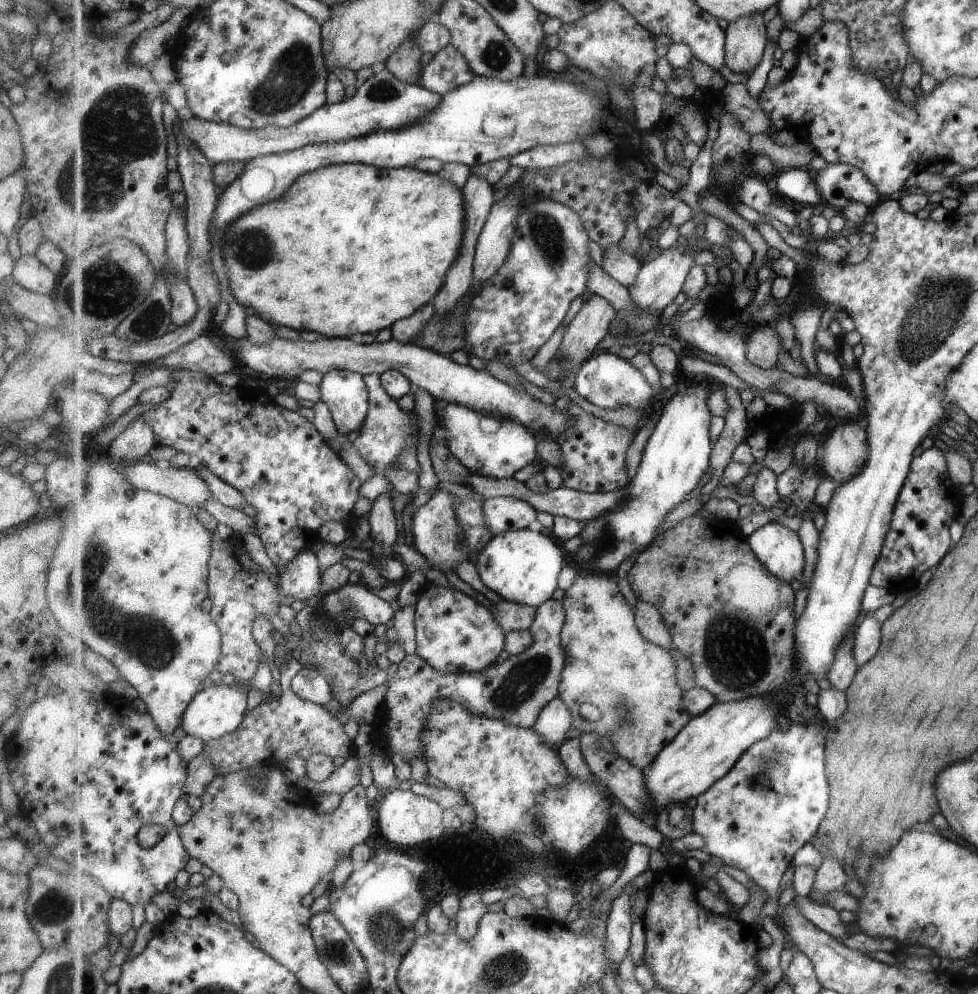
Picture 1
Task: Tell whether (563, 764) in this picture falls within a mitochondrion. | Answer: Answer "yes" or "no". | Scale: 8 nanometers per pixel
no

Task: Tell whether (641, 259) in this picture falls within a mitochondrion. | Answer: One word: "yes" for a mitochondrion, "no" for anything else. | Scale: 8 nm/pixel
no

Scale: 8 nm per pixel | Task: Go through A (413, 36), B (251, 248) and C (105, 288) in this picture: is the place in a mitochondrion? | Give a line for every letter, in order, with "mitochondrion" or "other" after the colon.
A: other
B: mitochondrion
C: mitochondrion

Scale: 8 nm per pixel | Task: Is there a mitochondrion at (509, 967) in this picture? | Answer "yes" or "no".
yes

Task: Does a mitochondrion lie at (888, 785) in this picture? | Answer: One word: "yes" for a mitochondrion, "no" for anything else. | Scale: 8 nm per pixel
no

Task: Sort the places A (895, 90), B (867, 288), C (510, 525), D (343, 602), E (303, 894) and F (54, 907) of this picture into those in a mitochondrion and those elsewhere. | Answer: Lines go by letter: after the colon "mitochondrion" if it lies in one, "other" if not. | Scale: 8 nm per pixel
A: other
B: other
C: other
D: mitochondrion
E: other
F: mitochondrion

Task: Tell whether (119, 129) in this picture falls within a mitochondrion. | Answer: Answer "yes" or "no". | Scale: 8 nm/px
yes

